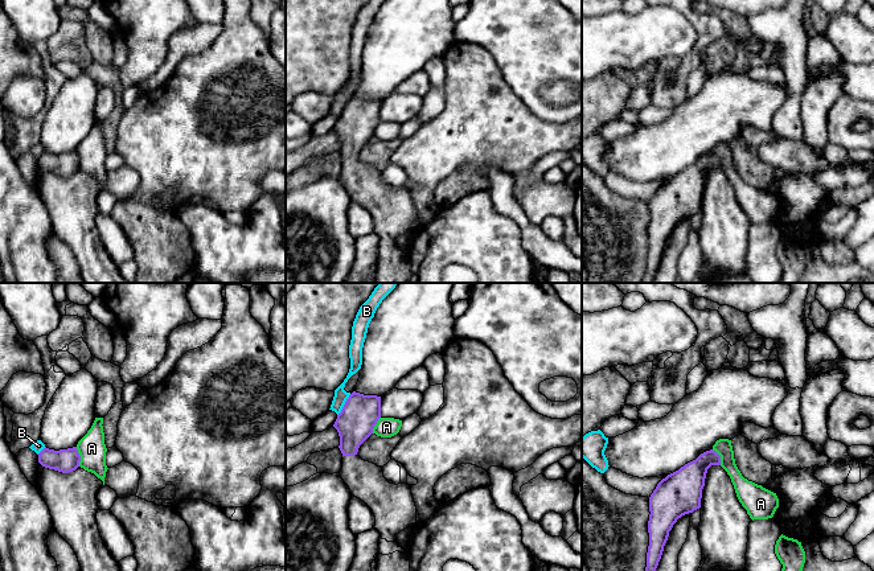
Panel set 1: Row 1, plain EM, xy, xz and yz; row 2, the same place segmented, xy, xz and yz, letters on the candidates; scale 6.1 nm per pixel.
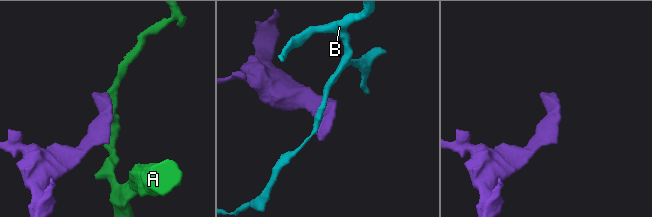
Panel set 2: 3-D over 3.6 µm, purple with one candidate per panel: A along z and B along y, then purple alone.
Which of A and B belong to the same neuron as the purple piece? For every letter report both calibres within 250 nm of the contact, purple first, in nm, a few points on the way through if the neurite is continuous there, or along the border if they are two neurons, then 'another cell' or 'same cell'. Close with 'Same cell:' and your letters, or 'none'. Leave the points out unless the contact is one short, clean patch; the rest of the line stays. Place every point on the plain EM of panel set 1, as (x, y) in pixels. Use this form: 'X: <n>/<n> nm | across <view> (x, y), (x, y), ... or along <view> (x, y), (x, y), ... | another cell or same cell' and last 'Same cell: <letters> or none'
A: 140/170 nm | along xy (76, 151), (79, 159), (79, 169) | another cell
B: 220/80 nm | along xz (351, 98), (337, 119) | another cell
Same cell: none

